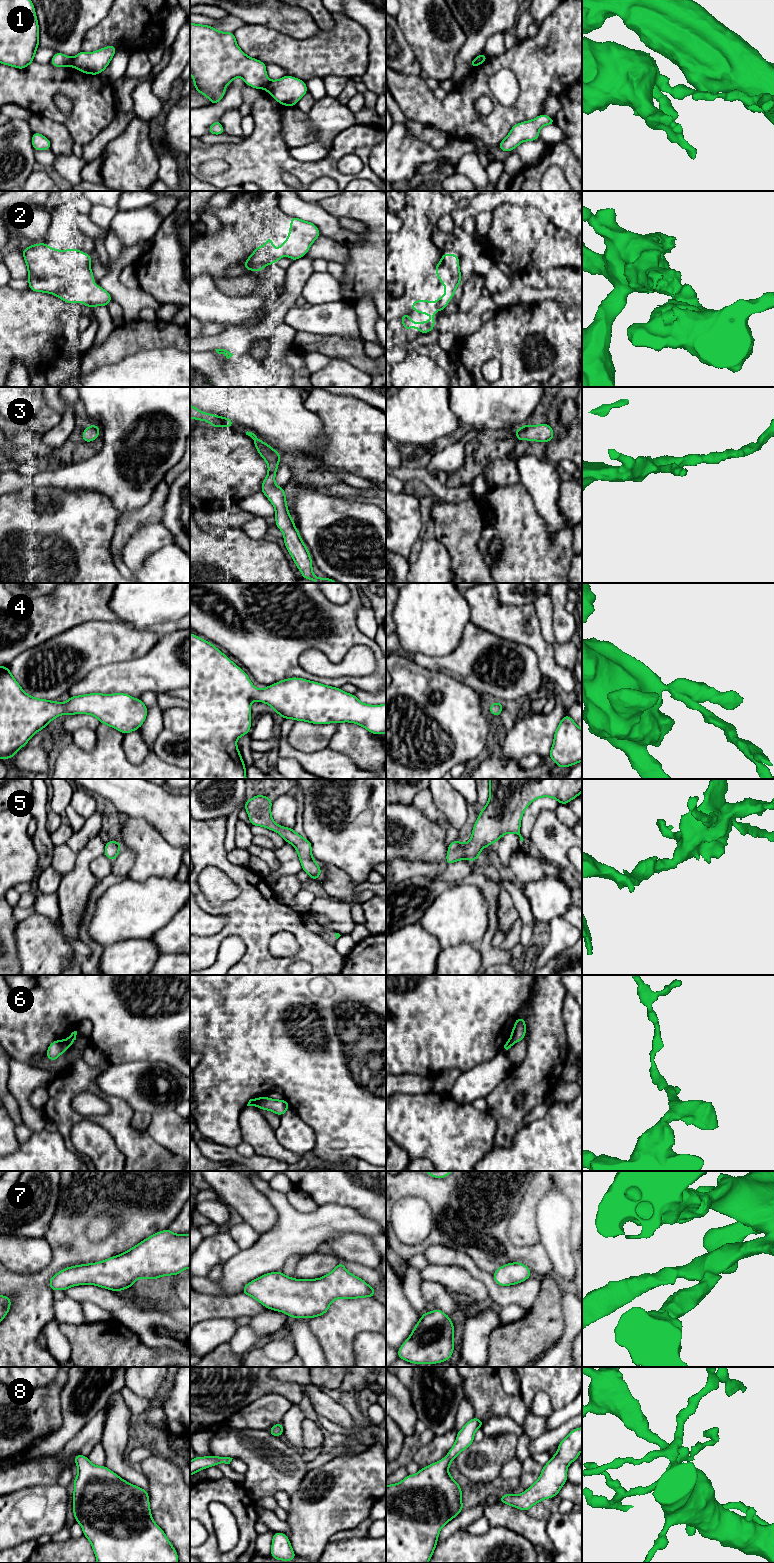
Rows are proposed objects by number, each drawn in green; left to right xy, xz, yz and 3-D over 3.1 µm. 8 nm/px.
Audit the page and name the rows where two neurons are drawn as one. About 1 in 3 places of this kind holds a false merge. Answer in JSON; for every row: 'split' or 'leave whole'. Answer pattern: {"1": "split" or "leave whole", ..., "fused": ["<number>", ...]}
{"1": "split", "2": "leave whole", "3": "leave whole", "4": "leave whole", "5": "leave whole", "6": "split", "7": "leave whole", "8": "leave whole", "fused": ["1", "6"]}

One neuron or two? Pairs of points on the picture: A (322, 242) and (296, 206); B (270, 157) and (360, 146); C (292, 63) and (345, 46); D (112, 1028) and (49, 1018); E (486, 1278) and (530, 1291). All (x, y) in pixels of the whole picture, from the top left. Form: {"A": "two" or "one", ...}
{"A": "two", "B": "one", "C": "one", "D": "one", "E": "one"}

